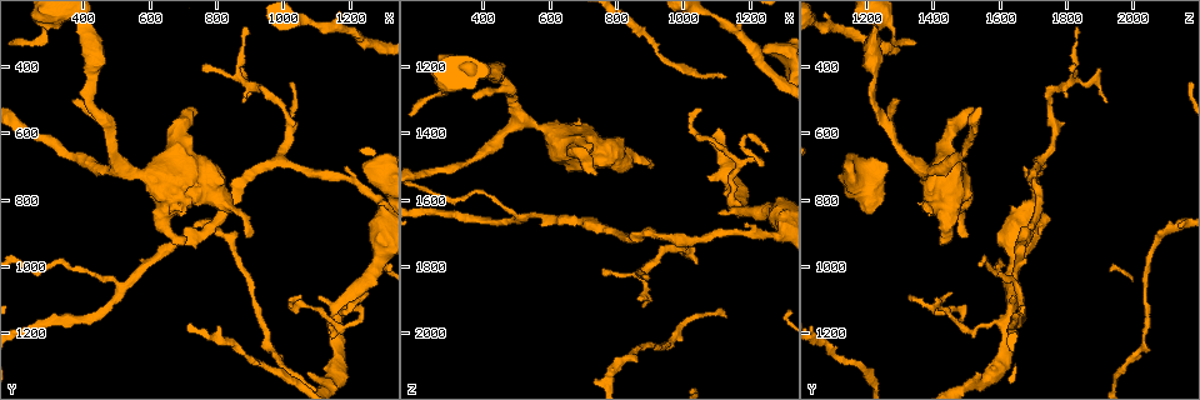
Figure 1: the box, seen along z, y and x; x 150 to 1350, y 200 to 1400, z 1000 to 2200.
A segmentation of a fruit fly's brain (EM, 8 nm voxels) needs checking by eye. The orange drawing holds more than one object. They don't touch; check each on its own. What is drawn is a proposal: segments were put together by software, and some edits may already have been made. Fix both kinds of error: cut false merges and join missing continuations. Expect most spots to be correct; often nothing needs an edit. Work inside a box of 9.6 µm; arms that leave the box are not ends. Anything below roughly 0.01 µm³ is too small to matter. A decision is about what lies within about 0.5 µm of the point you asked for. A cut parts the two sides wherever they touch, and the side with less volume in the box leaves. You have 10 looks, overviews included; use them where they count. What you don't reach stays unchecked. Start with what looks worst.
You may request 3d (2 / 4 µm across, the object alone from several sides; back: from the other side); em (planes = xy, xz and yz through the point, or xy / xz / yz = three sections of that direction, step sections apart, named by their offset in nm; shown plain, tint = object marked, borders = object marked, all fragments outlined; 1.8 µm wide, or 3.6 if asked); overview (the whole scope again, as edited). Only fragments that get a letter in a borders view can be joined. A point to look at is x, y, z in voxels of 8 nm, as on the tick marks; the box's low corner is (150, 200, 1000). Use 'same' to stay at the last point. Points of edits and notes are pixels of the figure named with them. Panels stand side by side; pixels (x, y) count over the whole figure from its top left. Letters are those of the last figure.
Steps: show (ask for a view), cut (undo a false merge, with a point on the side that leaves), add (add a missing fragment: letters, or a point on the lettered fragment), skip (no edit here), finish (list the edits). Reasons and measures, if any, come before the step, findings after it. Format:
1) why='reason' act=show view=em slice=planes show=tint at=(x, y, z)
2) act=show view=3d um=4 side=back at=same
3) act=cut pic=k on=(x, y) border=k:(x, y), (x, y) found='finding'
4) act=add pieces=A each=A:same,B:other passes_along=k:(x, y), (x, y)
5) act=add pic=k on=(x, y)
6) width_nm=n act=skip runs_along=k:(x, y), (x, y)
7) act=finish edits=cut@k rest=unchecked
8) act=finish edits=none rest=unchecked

why='stops while still wide' act=show view=em slice=planes show=borders at=(1240, 690, 1160)

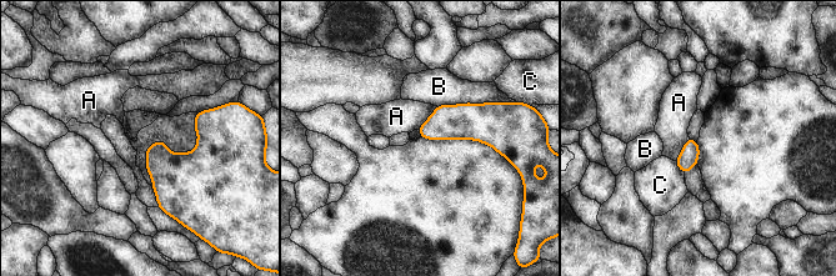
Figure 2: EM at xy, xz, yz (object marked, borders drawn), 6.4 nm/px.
act=skip each=A:other,B:other,C:other found='none of them fits'

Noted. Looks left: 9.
act=show view=em slice=planes show=borders at=(880, 440, 1820)

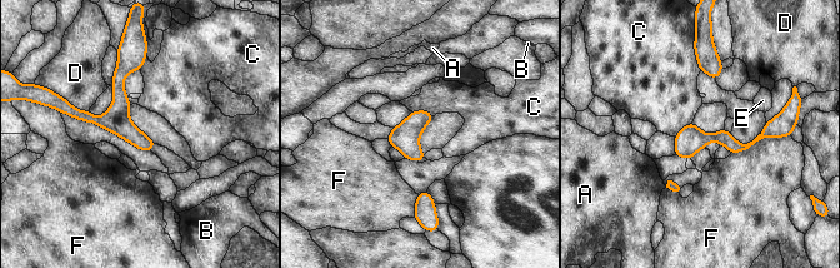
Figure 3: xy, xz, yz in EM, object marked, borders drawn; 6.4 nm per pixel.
width_nm=160 act=skip each=A:other,B:other,C:other,D:other,E:other,F:other found='all the same neuron'

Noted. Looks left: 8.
why='three-way junction' act=show view=em um=3.6 slice=yz step=16 show=borders at=(1160, 1150, 1630)

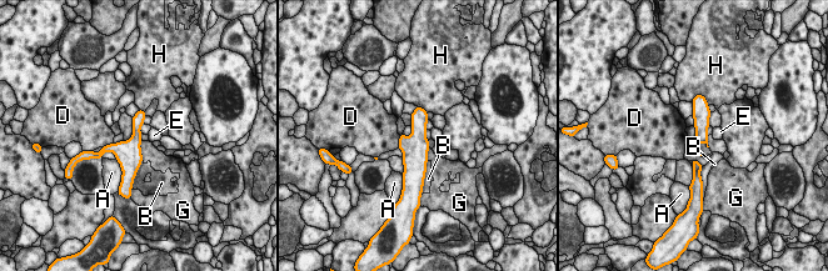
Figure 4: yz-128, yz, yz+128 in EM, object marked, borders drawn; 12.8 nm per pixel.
width_nm=160 act=skip each=A:other,B:other,D:other,E:other,G:other,H:other runs_along=4:(420, 111), (417, 140), (417, 175) found='all the same neuron'

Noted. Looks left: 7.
why='free end' act=show view=3d um=2 at=(380, 500, 1300)

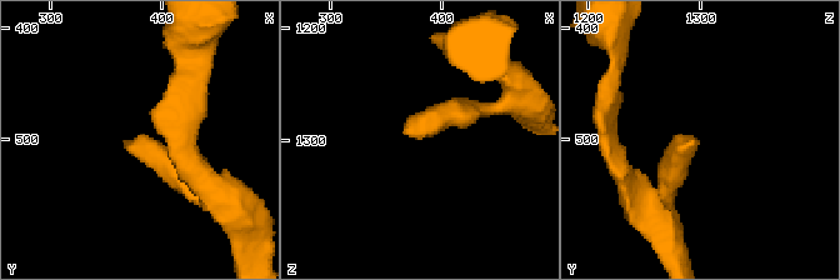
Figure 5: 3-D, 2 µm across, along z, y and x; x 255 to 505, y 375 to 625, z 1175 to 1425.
act=show view=em slice=xz step=8 show=borders at=(370, 502, 1296)

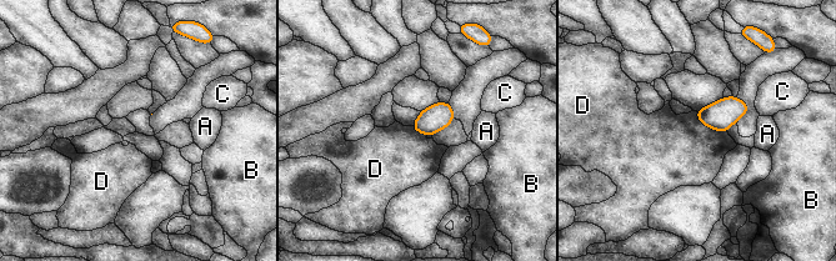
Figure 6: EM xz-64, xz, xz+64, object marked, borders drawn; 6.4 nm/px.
act=skip each=A:other,B:other,C:other,D:other found='no lettered fragment goes on from it'

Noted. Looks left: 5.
act=finish edits=none rest=unchecked

